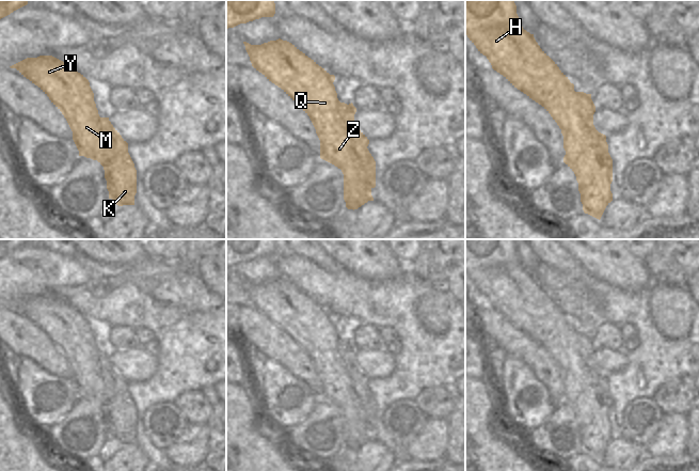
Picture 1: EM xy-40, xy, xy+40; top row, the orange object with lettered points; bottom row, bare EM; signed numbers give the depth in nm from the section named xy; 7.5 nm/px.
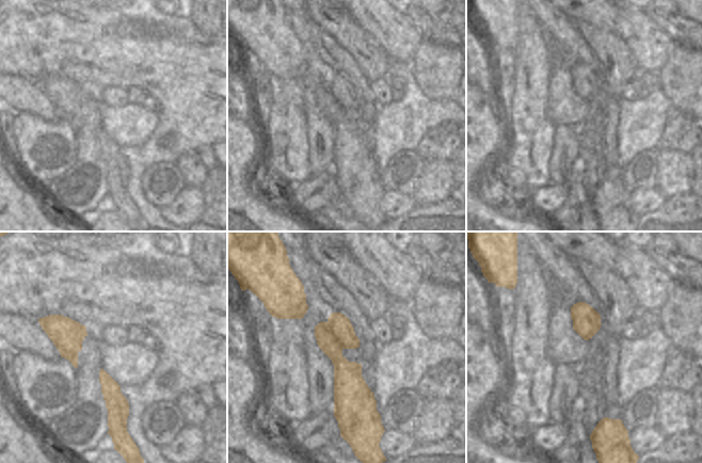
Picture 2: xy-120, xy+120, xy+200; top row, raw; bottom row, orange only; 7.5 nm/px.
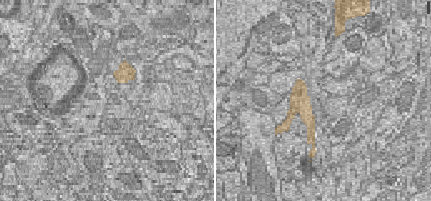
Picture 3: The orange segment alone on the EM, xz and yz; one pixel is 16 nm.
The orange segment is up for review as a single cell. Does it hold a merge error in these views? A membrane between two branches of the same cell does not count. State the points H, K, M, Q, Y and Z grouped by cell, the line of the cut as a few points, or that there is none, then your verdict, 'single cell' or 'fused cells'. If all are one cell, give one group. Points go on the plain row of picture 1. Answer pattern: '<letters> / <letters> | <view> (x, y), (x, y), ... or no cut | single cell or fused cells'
H M Q Y Z / K | xy+40 (575, 331), (586, 377), (599, 381), (593, 397), (610, 422) | fused cells

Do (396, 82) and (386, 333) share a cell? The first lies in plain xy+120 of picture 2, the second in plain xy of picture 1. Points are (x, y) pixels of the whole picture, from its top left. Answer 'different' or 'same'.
same

